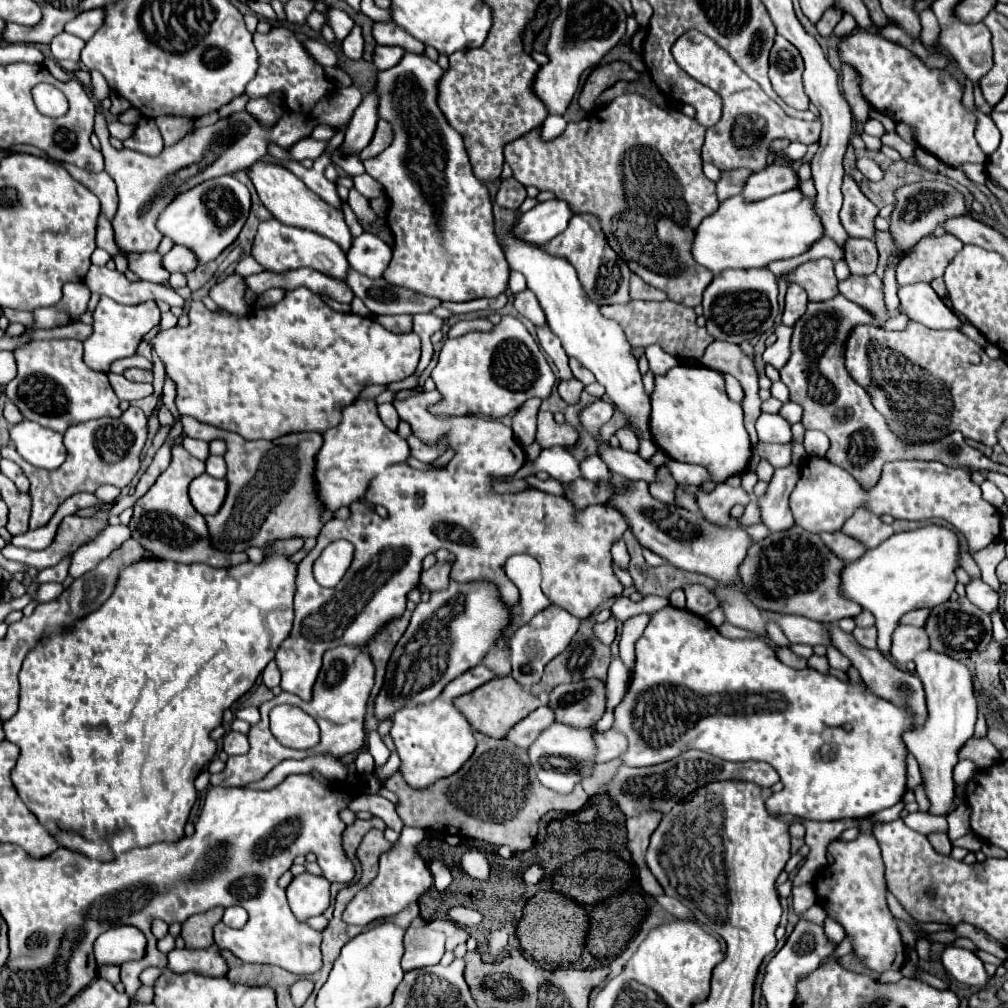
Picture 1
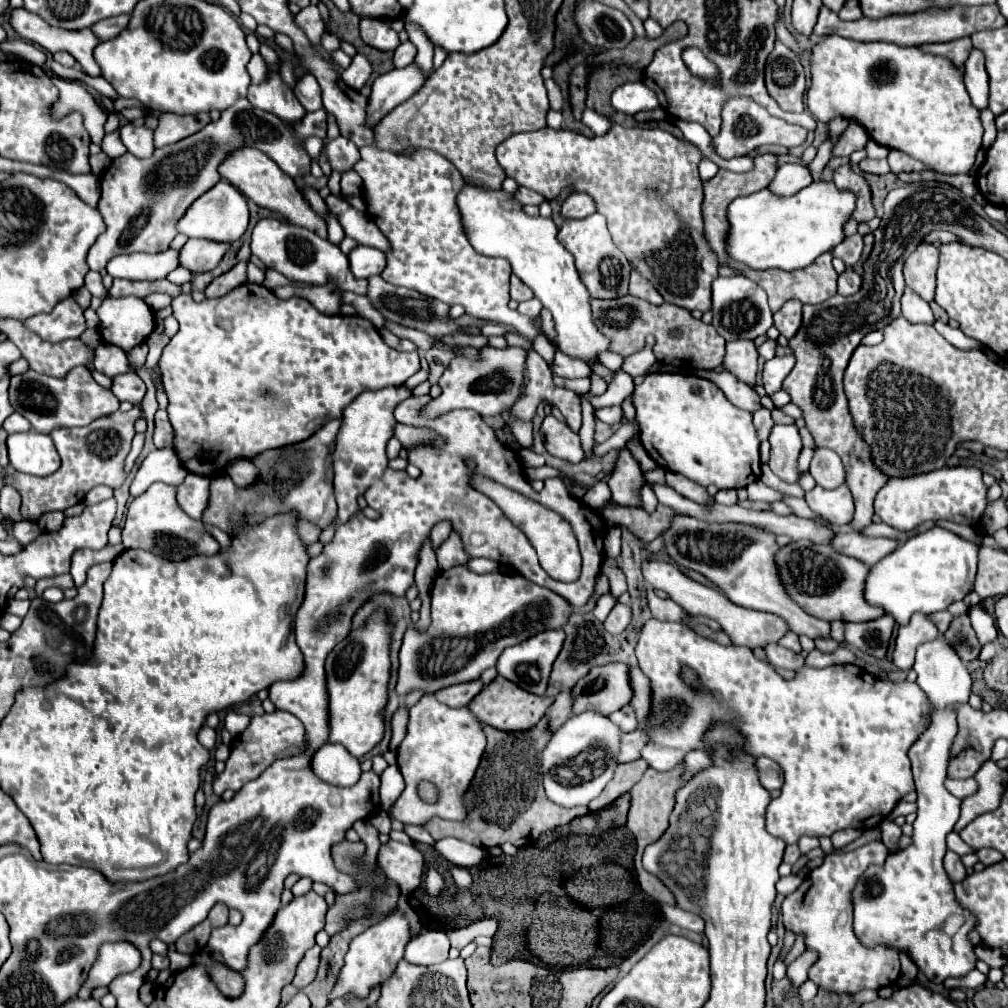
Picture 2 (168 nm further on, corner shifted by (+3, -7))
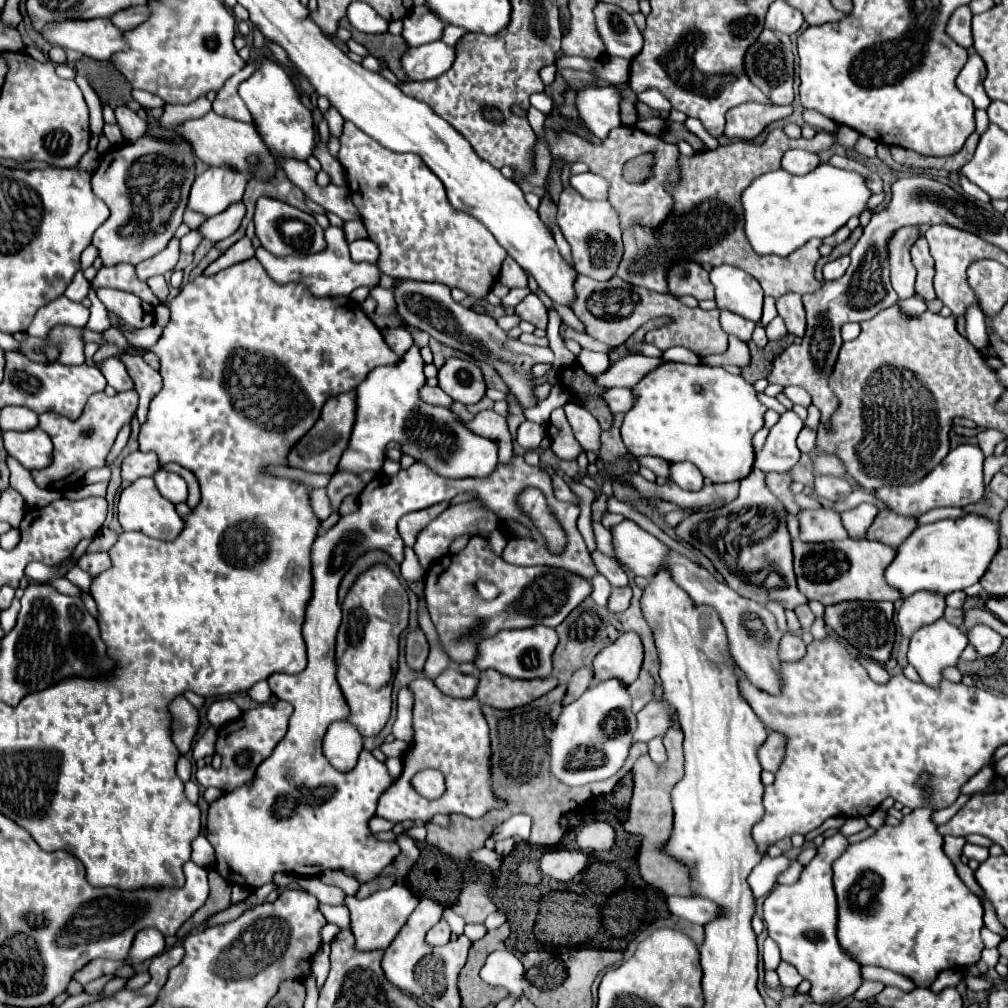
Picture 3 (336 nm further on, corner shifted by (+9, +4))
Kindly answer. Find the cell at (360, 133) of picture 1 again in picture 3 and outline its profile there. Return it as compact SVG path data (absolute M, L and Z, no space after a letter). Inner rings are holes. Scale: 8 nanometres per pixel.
M442 41L410 47L400 57L406 81L428 81L432 77L438 77L440 73L450 69L452 61L454 47L448 47Z

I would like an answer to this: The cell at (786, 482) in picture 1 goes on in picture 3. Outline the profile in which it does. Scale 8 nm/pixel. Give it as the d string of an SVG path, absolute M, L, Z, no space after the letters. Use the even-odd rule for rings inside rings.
M794 411L782 413L778 423L770 429L764 449L756 453L754 467L764 473L770 473L770 471L788 473L800 459L796 437L802 427L804 423Z

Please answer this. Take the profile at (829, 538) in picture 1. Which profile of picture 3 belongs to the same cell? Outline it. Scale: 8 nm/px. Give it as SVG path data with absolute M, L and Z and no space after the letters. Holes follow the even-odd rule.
M880 511L866 531L868 541L880 541L888 547L898 547L916 529L916 519L900 517L890 511Z

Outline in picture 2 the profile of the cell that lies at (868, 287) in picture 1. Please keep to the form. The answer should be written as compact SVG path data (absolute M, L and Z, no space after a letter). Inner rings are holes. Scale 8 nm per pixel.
M844 270L840 276L838 276L838 294L844 294L844 296L850 296L854 292L858 292L858 286L860 286L862 278L854 272L854 270Z

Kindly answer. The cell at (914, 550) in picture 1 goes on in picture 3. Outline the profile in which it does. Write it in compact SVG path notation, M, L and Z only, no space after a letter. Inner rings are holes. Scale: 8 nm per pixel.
M968 513L962 519L944 519L930 525L916 527L904 543L896 549L894 561L886 567L886 581L900 591L902 599L916 591L932 591L948 595L952 591L966 589L984 575L990 559L998 551L1000 525L976 513Z

